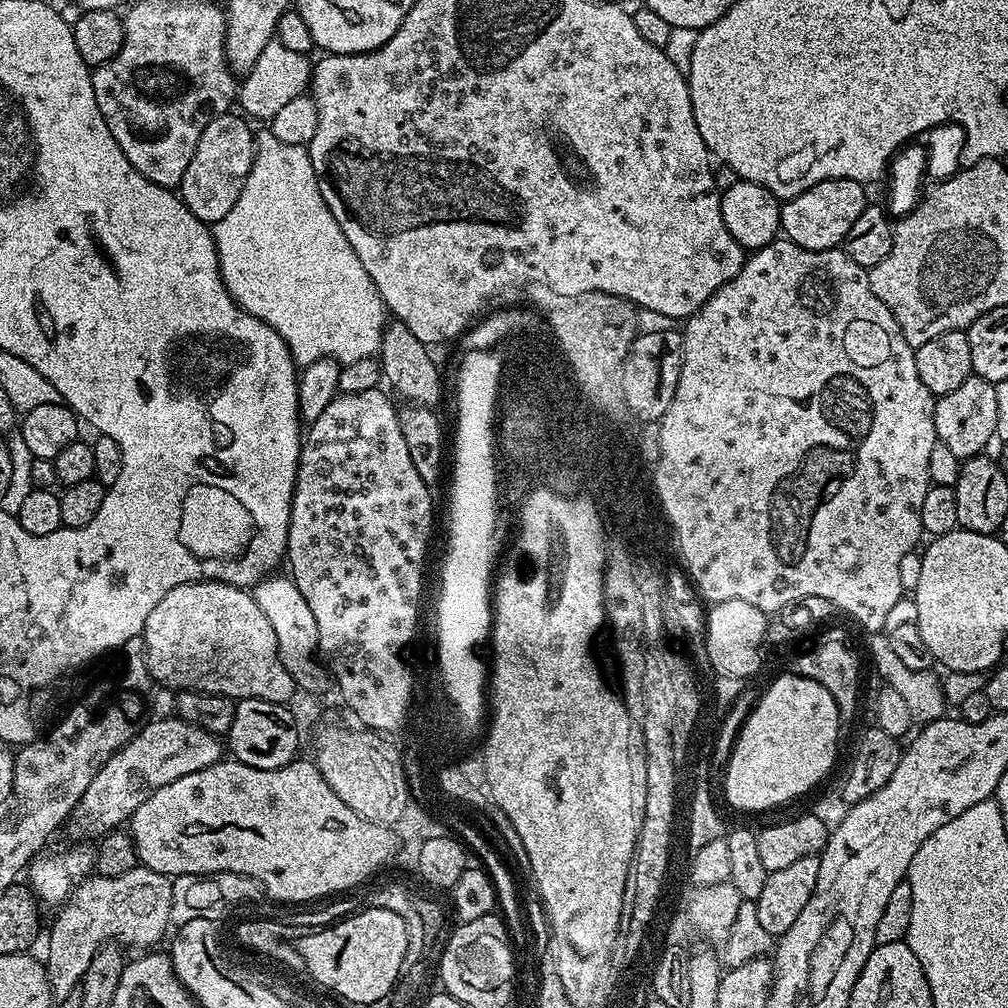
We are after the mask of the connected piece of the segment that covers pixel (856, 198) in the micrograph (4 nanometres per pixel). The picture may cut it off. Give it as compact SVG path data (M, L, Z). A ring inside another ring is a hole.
M827 180L818 182L818 186L810 186L802 194L798 194L793 200L783 201L780 205L780 230L781 233L798 246L806 250L826 250L827 248L840 248L844 243L846 234L850 234L850 226L858 219L858 214L868 207L870 197L864 193L865 185L859 180Z

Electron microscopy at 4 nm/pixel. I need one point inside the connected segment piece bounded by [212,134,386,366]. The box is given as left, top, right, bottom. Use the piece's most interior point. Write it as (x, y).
(283, 257)

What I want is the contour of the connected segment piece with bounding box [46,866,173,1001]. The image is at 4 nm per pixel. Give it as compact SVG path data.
M137 866L134 870L126 870L121 876L89 875L80 881L72 890L72 895L64 901L56 921L52 924L52 933L48 936L48 960L46 971L48 985L52 987L52 995L57 1001L66 998L70 990L80 984L90 966L91 959L101 945L109 942L119 942L121 945L134 944L136 946L153 947L171 927L171 894L173 881L169 877L158 874L154 870Z

